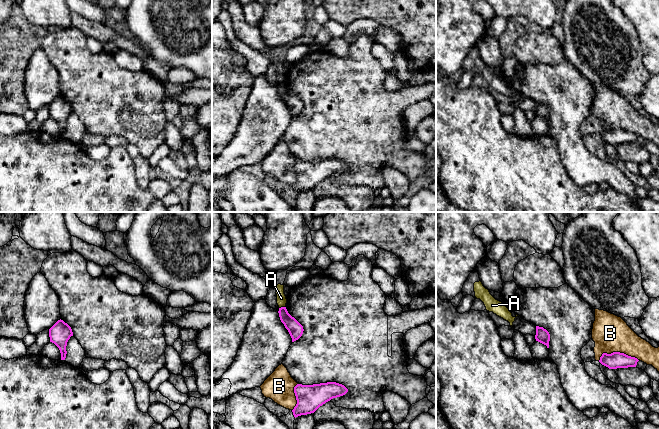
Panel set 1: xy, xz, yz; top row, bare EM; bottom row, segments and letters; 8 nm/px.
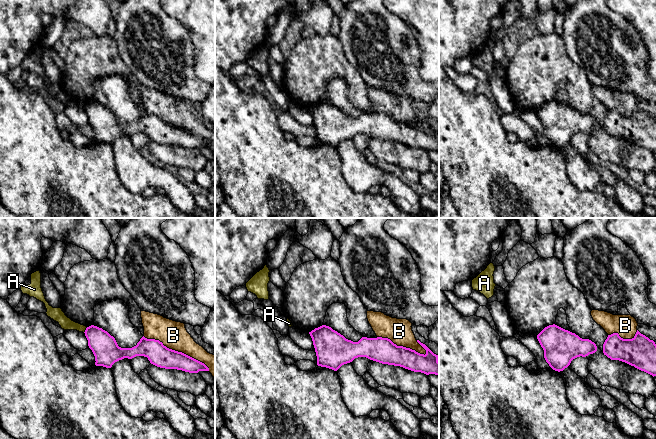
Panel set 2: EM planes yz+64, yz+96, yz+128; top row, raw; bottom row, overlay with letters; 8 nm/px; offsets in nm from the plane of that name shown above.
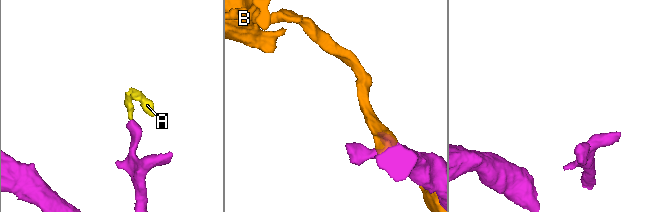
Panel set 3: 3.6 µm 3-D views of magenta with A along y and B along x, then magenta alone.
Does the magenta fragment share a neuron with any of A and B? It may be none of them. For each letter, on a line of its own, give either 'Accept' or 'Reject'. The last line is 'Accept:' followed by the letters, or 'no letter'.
A: Reject
B: Reject
Accept: no letter

